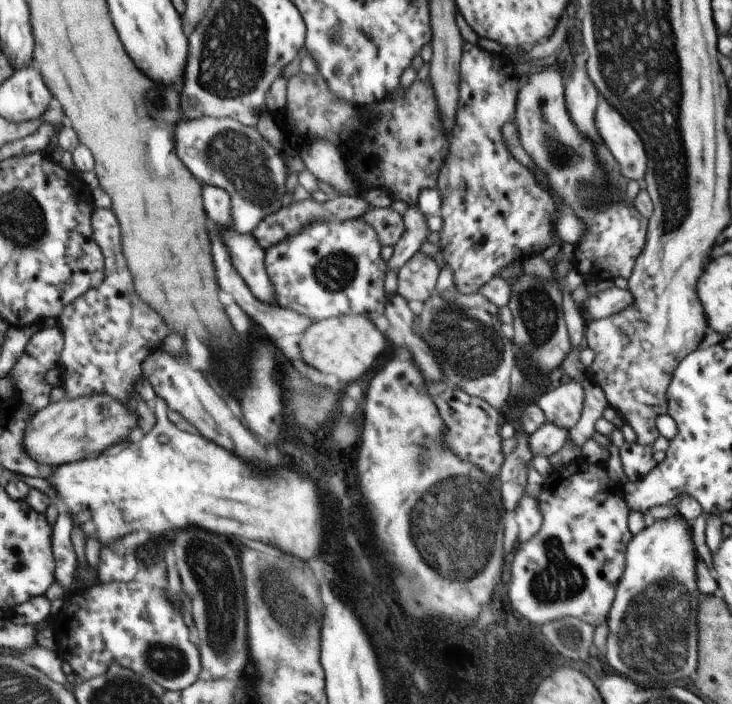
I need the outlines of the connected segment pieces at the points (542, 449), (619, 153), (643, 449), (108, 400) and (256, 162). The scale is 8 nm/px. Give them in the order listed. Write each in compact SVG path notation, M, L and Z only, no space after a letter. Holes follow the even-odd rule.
M545 422L536 432L528 436L528 448L530 448L533 457L550 458L566 444L570 433L569 430Z
M606 100L598 104L595 114L596 130L614 156L620 174L642 184L646 178L648 156L634 128Z
M624 441L619 449L622 470L632 482L642 480L657 465L654 450L650 446Z
M108 394L80 396L76 400L64 397L56 404L49 404L28 420L22 446L32 460L56 468L115 450L117 445L128 440L130 432L137 426L138 414L135 409ZM37 456L40 459L37 459Z
M200 117L192 120L180 120L180 132L176 132L176 140L180 140L180 156L188 160L188 168L192 174L210 186L221 188L228 192L231 198L232 228L238 234L251 233L258 222L268 214L276 212L283 206L282 198L286 191L286 176L288 168L282 158L283 151L276 150L272 144L260 135L257 128L244 126L233 118Z

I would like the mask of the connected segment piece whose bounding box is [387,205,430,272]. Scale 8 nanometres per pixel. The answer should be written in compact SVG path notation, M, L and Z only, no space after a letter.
M417 205L408 206L404 212L404 234L400 242L394 247L394 252L390 260L387 261L387 270L400 270L415 252L421 250L422 244L428 238L429 230L426 223L428 216L420 211Z

